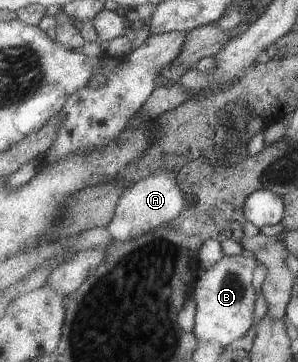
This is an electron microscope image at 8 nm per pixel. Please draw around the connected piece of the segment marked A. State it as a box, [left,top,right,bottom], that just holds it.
[107,169,186,241]

